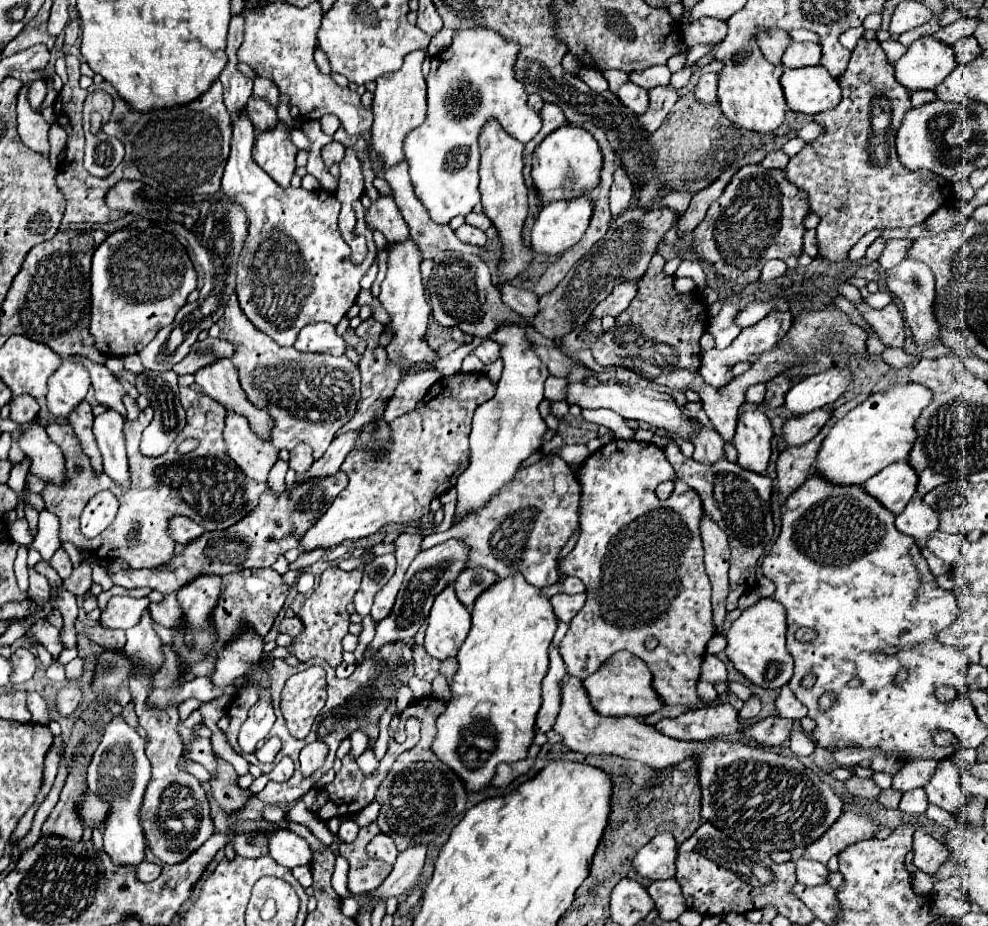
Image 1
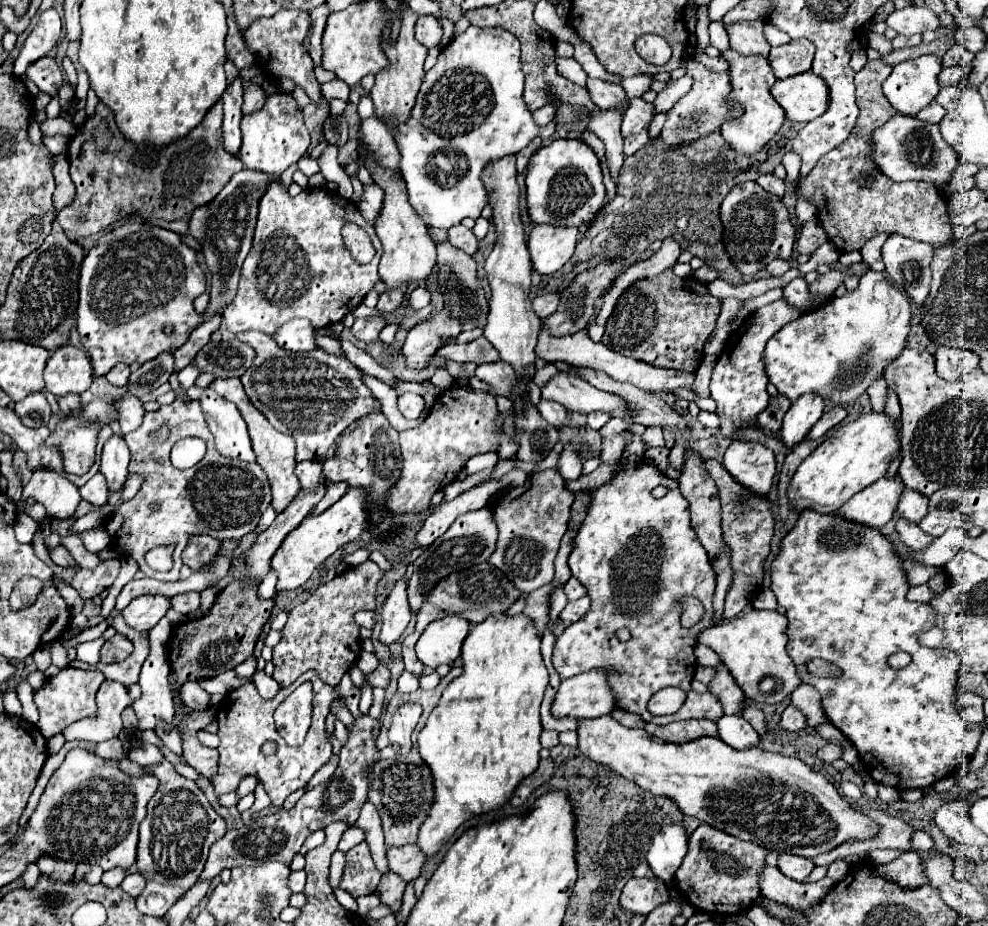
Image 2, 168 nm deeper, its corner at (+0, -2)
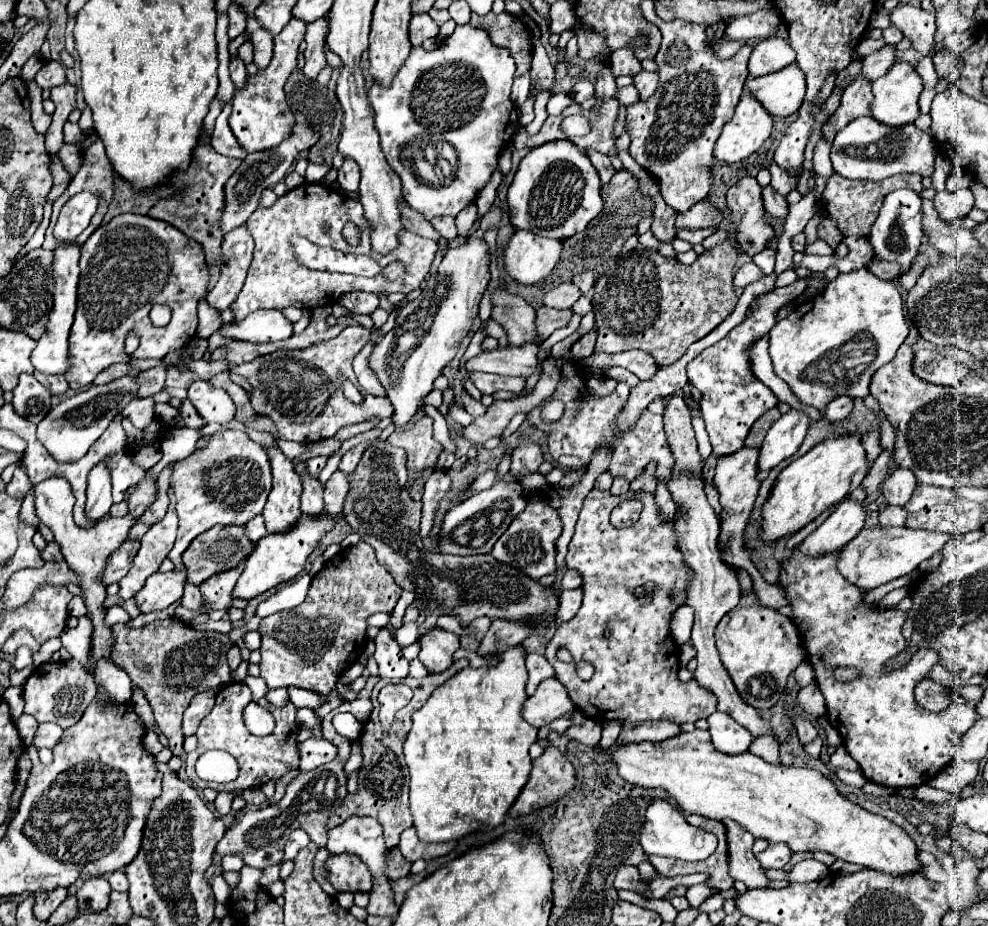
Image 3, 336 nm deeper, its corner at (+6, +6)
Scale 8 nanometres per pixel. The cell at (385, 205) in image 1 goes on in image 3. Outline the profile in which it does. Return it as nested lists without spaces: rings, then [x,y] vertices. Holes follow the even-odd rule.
[[[344,157],[344,165],[338,169],[338,185],[342,187],[342,191],[350,193],[350,191],[358,191],[358,183],[360,183],[360,167],[356,161],[352,161],[350,157]]]

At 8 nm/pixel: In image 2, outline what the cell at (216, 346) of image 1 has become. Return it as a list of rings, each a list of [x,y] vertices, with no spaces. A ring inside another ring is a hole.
[[[238,339],[232,341],[210,341],[198,351],[192,365],[202,373],[212,373],[214,377],[242,377],[242,371],[250,367],[254,359],[254,349]]]

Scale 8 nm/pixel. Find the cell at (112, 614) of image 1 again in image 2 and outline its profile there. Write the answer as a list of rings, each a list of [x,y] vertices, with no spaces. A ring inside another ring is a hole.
[[[142,595],[124,609],[124,621],[136,631],[146,631],[166,615],[168,607],[170,601],[164,595]]]

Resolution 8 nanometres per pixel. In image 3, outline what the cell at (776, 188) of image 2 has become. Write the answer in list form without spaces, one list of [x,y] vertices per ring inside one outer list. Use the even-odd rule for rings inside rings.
[[[770,185],[762,191],[762,197],[764,197],[766,215],[770,215],[774,219],[786,219],[786,215],[788,215],[788,201],[786,201],[786,197],[774,193],[774,189]]]

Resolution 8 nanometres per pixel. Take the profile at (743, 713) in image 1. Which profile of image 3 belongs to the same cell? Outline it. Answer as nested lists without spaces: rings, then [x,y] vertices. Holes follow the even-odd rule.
[[[718,711],[714,715],[708,717],[710,723],[710,735],[712,735],[712,743],[716,747],[716,751],[722,751],[726,755],[740,755],[744,751],[748,751],[750,743],[752,743],[752,735],[748,735],[748,731],[744,731],[744,727],[732,723],[732,719],[728,719],[728,715],[720,715]]]

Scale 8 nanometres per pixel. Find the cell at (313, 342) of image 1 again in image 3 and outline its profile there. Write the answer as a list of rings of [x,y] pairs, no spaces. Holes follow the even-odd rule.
[[[260,309],[250,313],[242,321],[222,325],[220,335],[224,339],[250,341],[250,343],[282,341],[288,339],[288,335],[292,335],[292,323],[278,309]]]

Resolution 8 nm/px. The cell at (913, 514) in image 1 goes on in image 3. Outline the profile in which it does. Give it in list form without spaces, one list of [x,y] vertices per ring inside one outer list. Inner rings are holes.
[[[898,467],[884,479],[880,491],[890,505],[904,505],[914,489],[916,489],[916,477],[912,475],[912,471]]]

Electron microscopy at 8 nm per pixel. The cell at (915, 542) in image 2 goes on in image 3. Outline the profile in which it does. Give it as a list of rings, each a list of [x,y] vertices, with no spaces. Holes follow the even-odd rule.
[[[888,505],[888,507],[878,515],[878,521],[880,521],[880,525],[884,525],[884,527],[904,525],[904,519],[906,519],[906,511],[904,511],[902,507],[892,507],[892,505]]]

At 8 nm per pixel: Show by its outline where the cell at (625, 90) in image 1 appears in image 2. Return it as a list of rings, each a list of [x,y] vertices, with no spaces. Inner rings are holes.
[[[588,79],[586,89],[592,95],[592,101],[600,107],[600,109],[620,109],[626,111],[630,107],[630,99],[624,91],[622,85],[614,85],[614,83],[606,83],[600,79]]]

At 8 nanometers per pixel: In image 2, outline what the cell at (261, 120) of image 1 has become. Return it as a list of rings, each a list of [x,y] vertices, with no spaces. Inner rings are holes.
[[[244,79],[244,105],[242,105],[242,113],[250,115],[254,111],[258,111],[258,107],[262,107],[266,103],[266,93],[260,85],[254,85],[250,81]]]

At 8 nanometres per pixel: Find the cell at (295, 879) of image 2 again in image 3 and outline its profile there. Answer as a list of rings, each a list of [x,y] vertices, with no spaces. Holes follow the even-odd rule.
[[[278,865],[264,867],[264,869],[262,869],[262,877],[260,877],[260,885],[262,885],[262,887],[266,887],[268,883],[278,881],[278,879],[280,879],[280,877],[278,877],[278,873],[280,873],[280,867],[278,867]]]

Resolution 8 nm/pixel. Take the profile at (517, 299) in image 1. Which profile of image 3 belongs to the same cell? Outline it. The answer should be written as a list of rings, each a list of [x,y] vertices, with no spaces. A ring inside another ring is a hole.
[[[562,283],[562,285],[554,287],[550,293],[546,293],[544,305],[554,307],[554,309],[570,309],[578,301],[580,295],[582,293],[574,283]]]

